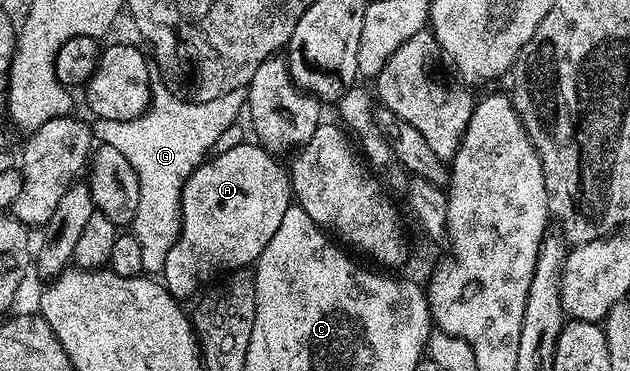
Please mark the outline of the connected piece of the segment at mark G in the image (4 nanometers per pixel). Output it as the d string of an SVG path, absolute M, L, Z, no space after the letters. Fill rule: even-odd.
M155 82L150 108L140 117L132 121L98 119L93 124L93 134L97 138L99 135L102 143L124 153L138 178L138 204L132 234L140 241L143 272L161 272L164 257L168 257L168 249L172 249L182 228L182 186L219 146L218 138L237 121L246 106L245 90L224 93L224 97L216 97L216 101L192 103L185 97L177 99L164 84Z

